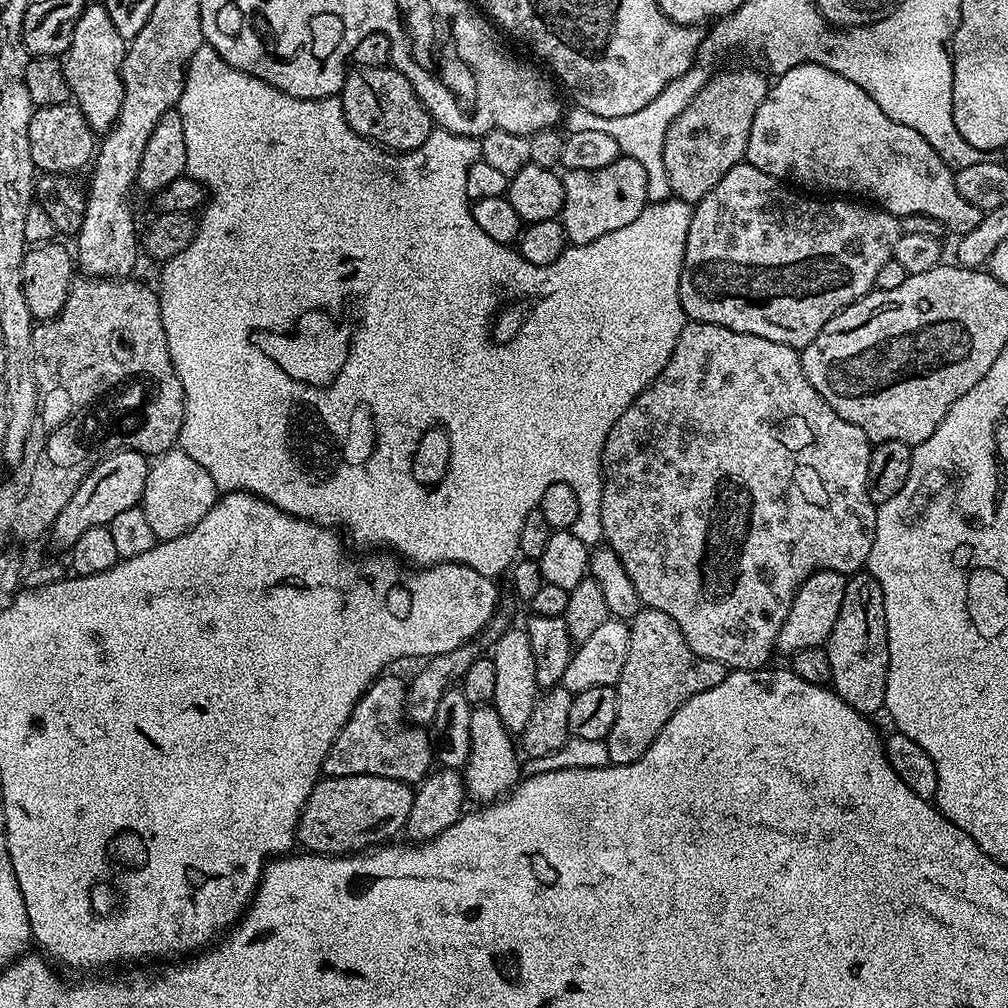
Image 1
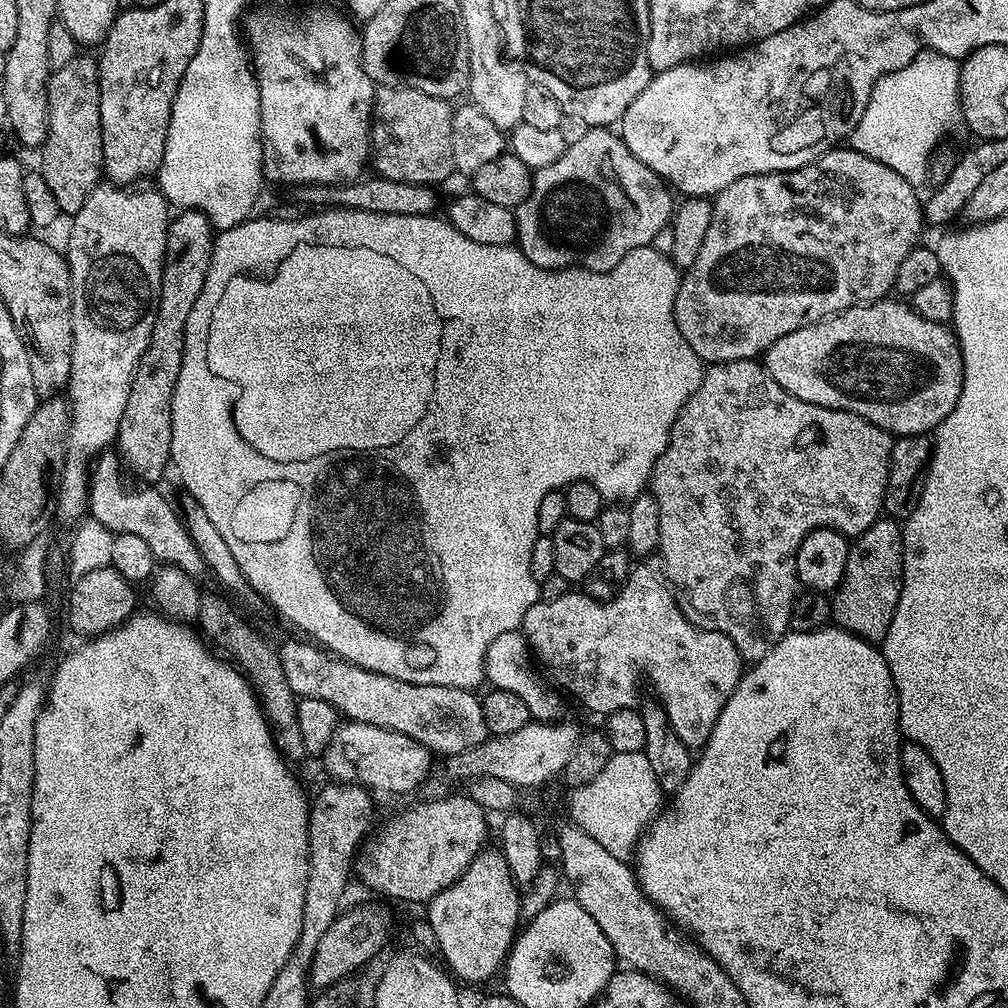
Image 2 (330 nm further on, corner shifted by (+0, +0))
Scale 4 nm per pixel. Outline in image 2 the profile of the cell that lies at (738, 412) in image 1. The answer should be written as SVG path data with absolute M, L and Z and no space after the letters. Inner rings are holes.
M755 359L750 360L731 360L725 364L713 364L707 369L702 378L702 382L698 386L698 390L688 399L686 406L682 406L682 410L678 414L678 418L672 427L672 436L668 439L668 448L658 458L658 462L652 471L650 481L650 493L658 504L659 525L661 526L661 538L658 549L659 559L664 565L664 575L668 578L668 583L674 589L676 599L680 605L680 609L684 611L684 616L695 628L705 628L707 632L721 632L726 634L726 638L730 638L730 642L734 642L734 646L740 652L740 659L744 662L755 662L766 658L766 654L770 654L770 650L774 647L782 637L788 635L790 629L790 614L792 607L798 595L798 581L796 578L796 555L798 554L798 546L802 546L802 542L806 538L806 534L810 534L819 528L833 528L836 532L841 532L843 536L855 538L860 536L866 530L870 530L870 526L874 526L874 522L881 519L884 512L884 495L886 494L886 482L888 481L888 459L892 453L893 435L886 430L882 430L878 426L874 426L870 422L866 422L862 417L856 416L852 412L843 412L837 408L823 408L817 404L810 402L802 402L802 398L794 398L794 394L790 394L786 390L782 390L782 386L778 386L778 382L774 382L774 378L770 378L770 374L764 369L763 363L757 362Z

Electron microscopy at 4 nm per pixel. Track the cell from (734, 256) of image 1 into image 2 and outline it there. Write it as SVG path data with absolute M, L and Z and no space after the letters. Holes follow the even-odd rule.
M837 146L814 162L789 172L754 174L738 178L738 182L730 182L730 186L717 192L712 200L710 230L706 230L702 250L698 250L694 266L683 273L680 288L676 292L674 318L678 322L678 330L682 330L682 338L690 342L690 350L694 350L694 354L698 354L698 358L708 366L725 364L731 360L750 360L767 352L770 346L774 346L774 342L778 342L778 338L786 338L786 334L802 326L816 324L826 316L835 316L837 312L845 312L857 304L872 304L876 300L885 299L896 287L898 265L912 248L917 247L920 227L926 224L922 200L916 197L916 192L917 189L906 182L902 174L894 174L890 166L882 166L882 162L866 158L866 154L855 152L851 146Z

